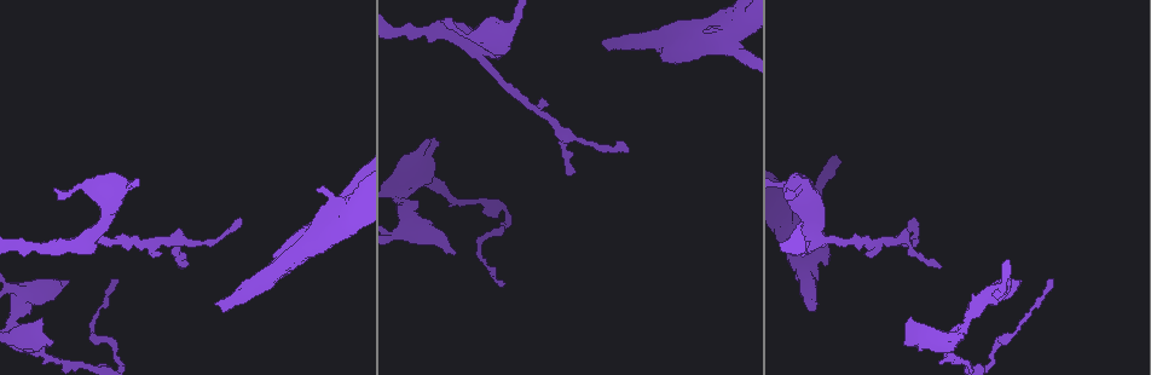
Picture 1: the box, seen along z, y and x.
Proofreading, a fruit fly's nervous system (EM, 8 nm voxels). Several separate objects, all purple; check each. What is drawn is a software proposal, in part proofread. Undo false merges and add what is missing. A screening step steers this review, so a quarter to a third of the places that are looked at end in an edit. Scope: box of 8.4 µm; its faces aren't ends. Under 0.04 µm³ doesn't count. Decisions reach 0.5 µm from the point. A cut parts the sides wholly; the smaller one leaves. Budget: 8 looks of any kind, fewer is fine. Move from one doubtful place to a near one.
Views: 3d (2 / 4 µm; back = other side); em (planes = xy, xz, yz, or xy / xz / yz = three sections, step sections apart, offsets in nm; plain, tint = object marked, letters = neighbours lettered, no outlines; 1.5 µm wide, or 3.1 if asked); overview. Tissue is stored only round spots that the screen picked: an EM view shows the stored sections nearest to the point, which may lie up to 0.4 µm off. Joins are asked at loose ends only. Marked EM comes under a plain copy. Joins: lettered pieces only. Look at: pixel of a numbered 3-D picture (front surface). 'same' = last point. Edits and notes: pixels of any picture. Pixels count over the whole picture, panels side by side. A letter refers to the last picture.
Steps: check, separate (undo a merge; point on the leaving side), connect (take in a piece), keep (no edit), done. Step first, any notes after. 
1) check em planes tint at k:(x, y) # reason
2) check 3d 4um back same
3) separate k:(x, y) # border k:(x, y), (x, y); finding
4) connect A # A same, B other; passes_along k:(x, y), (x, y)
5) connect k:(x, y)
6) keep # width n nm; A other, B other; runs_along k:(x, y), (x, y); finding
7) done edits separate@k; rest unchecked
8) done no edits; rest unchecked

check 3d 4um at 1:(53, 187) # free end

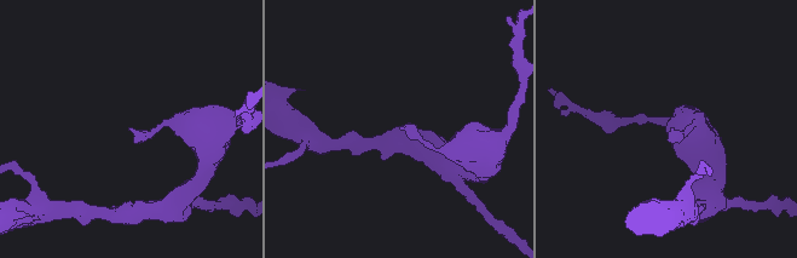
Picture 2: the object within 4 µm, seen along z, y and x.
check em planes letters at 2:(404, 127)

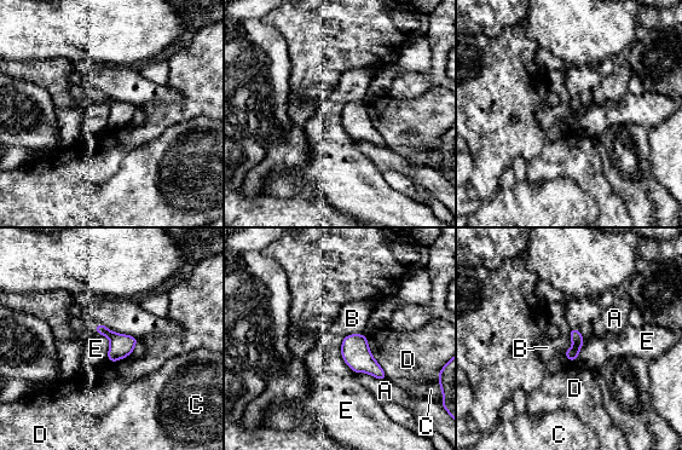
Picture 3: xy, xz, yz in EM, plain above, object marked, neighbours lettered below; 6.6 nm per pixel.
keep # longest_contact D 320 nm; A other, B other, C other, D other, E other; border 3:(93, 328), (109, 340), (109, 359); no lettered piece goes on from it

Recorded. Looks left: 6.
check em yz step 8 tint at 1:(444, 194) # calibre changes

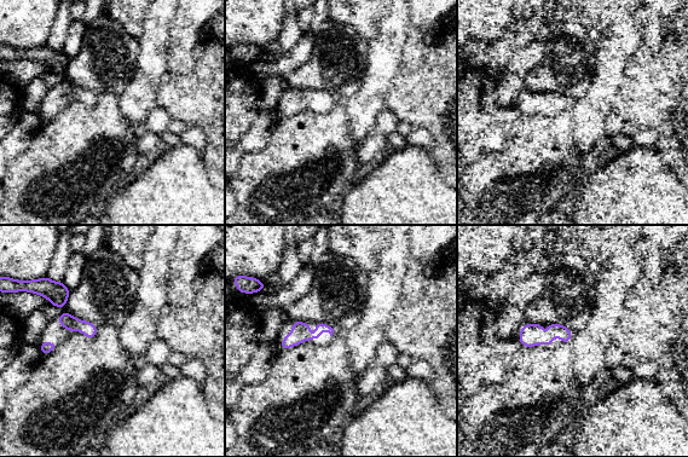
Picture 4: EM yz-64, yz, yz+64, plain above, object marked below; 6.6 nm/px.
check em planes tint same # cut it another way

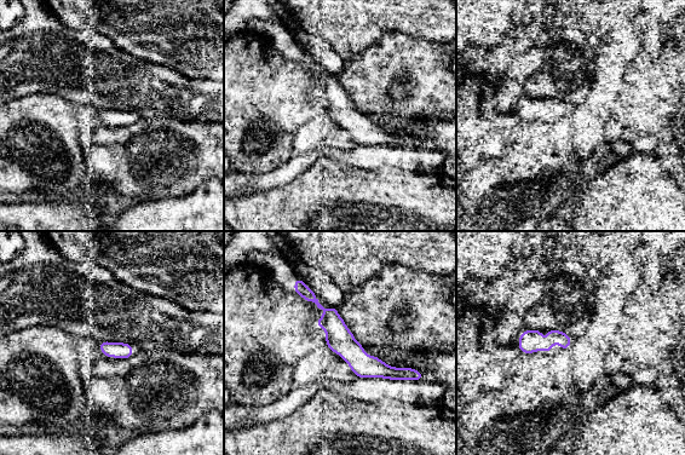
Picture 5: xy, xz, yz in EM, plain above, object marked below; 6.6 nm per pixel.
check em planes letters same

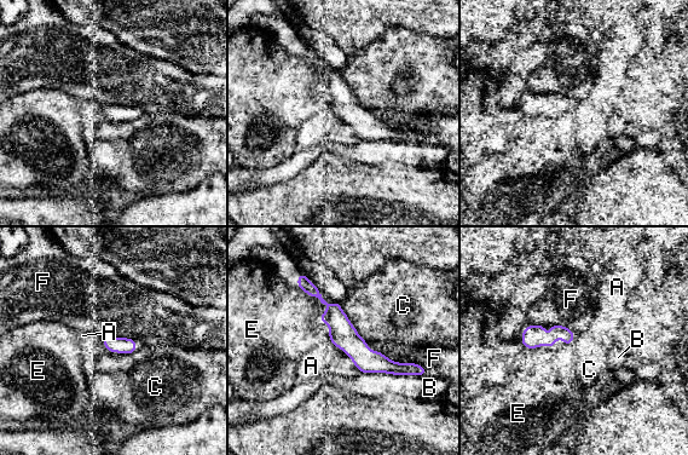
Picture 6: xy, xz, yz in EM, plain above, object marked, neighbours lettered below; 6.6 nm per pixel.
keep # A other, B other, C other, E other, F other; all the same neuron

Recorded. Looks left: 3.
check em xy step 4 tint at 1:(1020, 283) # an open end

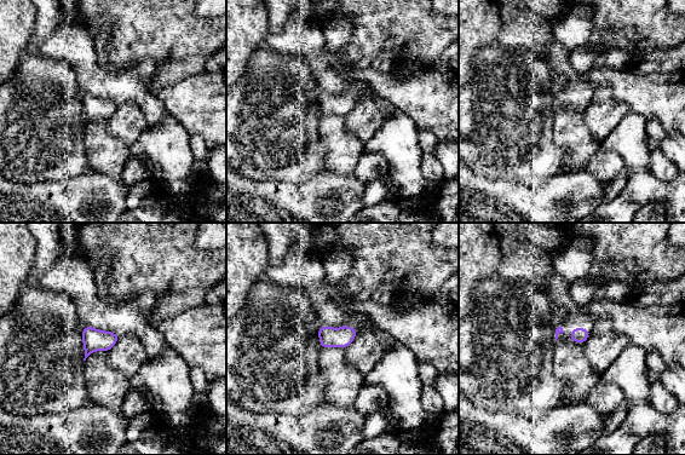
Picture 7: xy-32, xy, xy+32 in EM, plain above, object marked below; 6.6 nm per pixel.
check em planes letters same

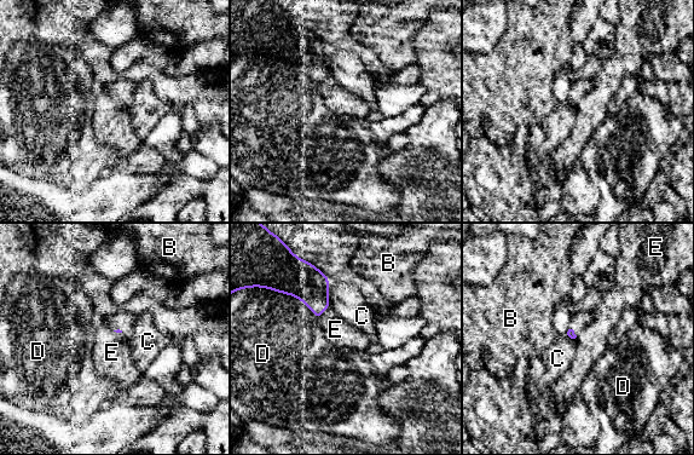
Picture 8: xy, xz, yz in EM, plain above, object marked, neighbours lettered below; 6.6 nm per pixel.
keep # B other, C other, D other, E other; border 8:(328, 306), (318, 318); no lettered piece goes on from it

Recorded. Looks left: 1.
done no edits; rest unchecked

